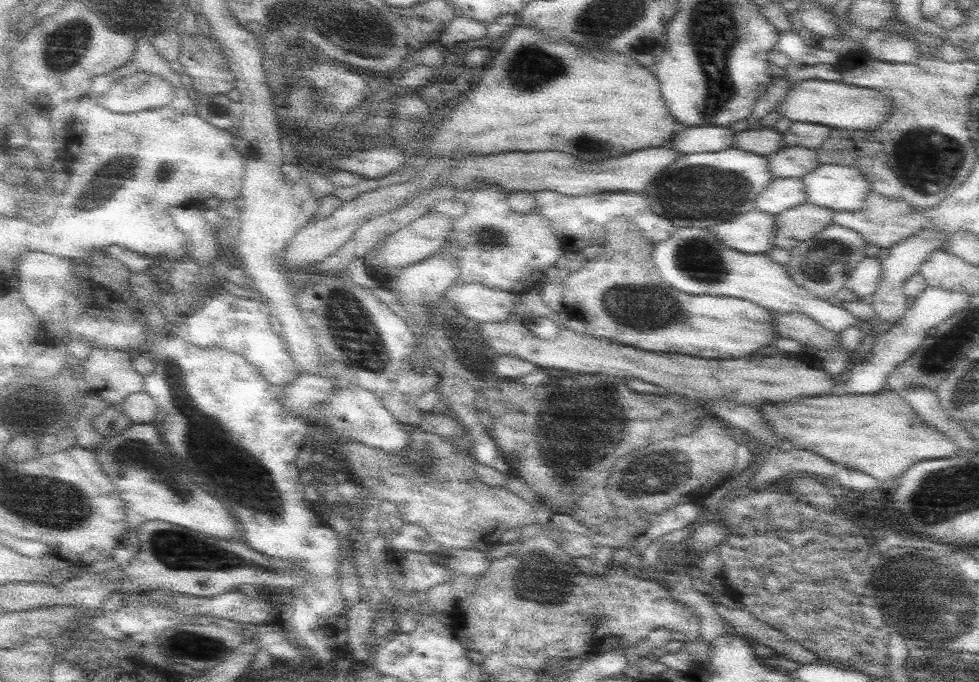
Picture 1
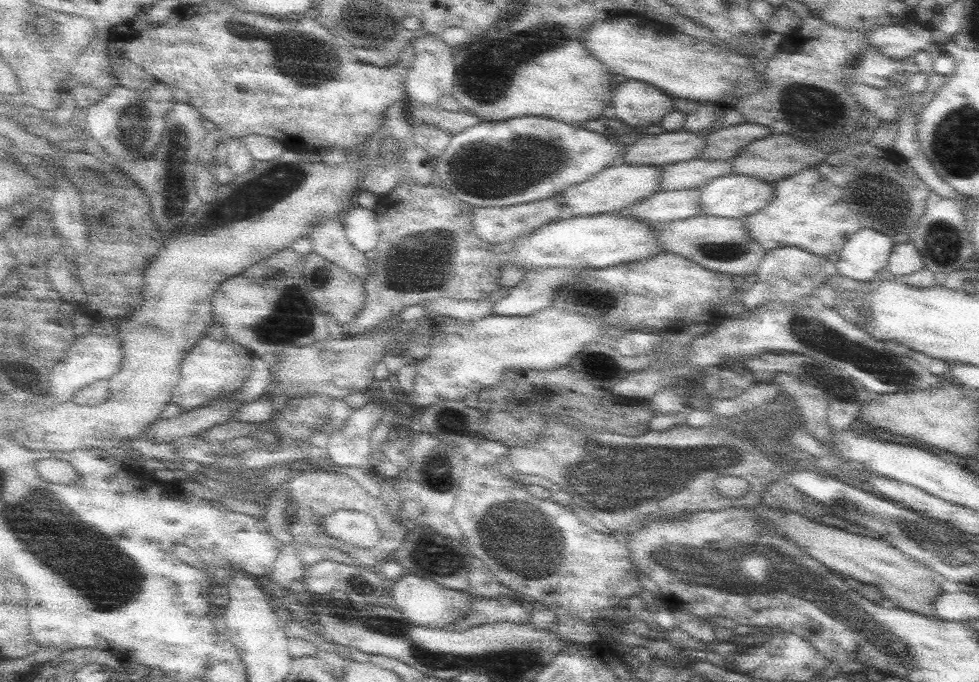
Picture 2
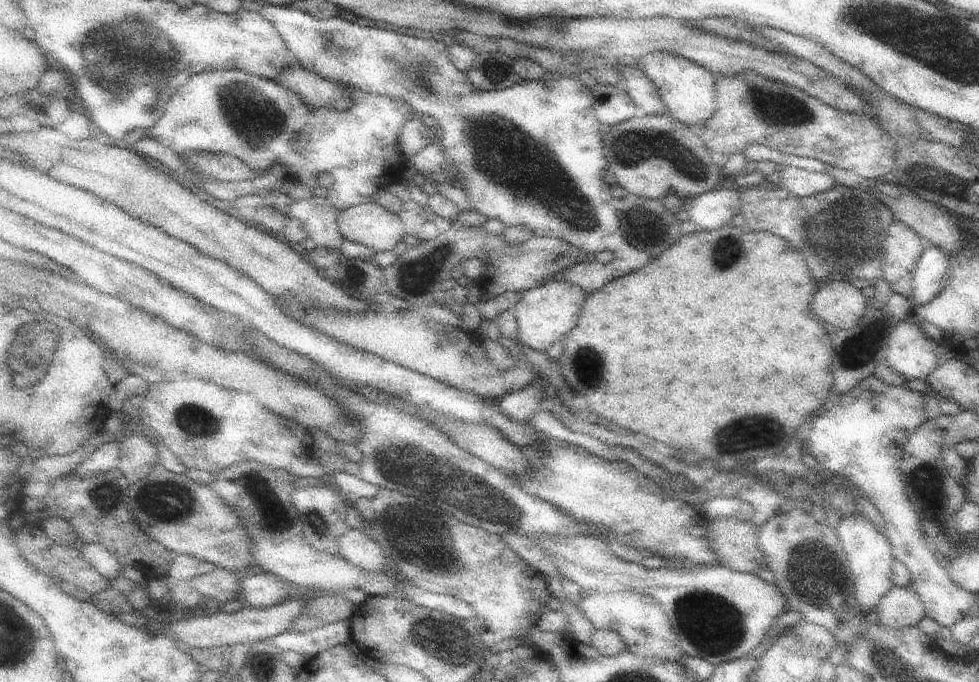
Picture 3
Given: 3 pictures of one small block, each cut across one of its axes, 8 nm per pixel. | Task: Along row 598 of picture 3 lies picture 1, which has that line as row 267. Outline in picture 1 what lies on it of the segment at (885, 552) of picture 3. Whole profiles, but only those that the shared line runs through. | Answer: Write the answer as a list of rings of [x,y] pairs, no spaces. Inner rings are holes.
[[[866,257],[852,271],[845,286],[866,303],[873,302],[873,294],[881,281],[883,270],[882,261],[876,257]]]

